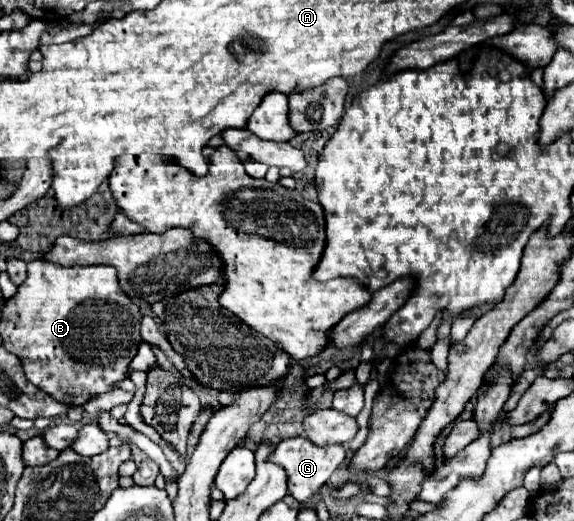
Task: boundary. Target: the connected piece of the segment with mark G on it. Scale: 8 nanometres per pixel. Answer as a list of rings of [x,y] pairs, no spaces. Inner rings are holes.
[[[291,437],[291,439],[283,439],[273,453],[269,453],[267,461],[275,463],[279,467],[285,469],[287,473],[287,487],[289,487],[289,495],[293,495],[299,503],[307,505],[311,503],[311,499],[319,493],[321,485],[327,483],[327,479],[331,477],[331,473],[343,463],[347,451],[343,445],[329,445],[329,447],[317,447],[311,441],[307,441],[305,437]]]

